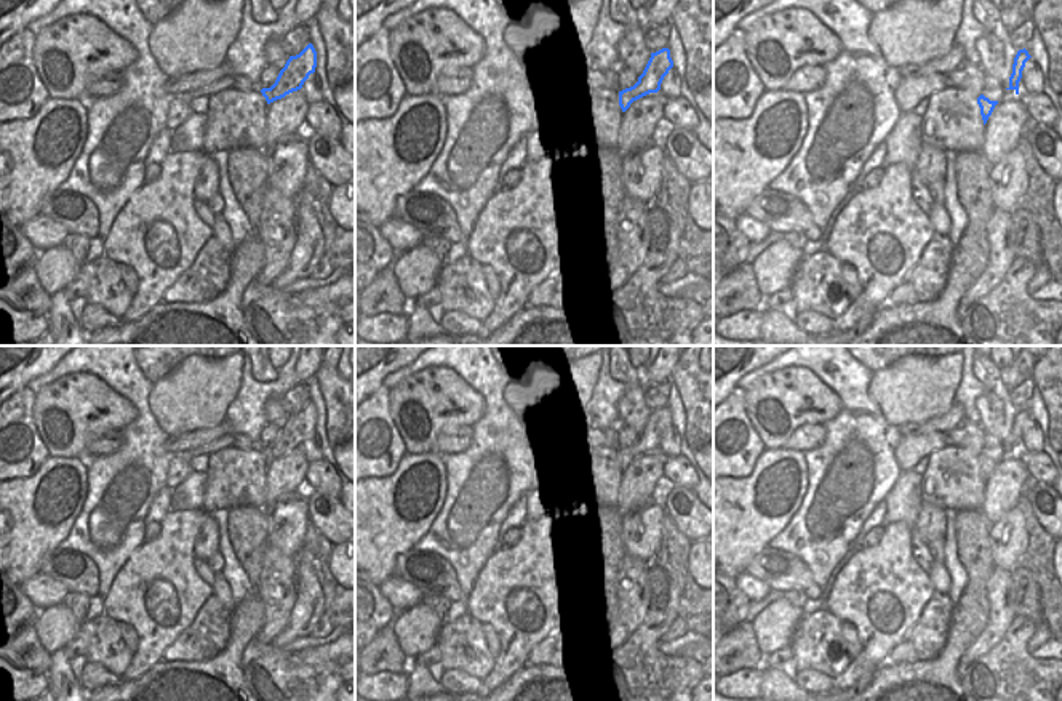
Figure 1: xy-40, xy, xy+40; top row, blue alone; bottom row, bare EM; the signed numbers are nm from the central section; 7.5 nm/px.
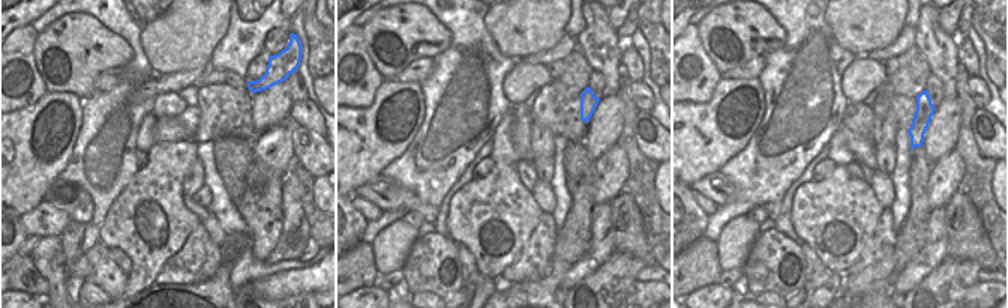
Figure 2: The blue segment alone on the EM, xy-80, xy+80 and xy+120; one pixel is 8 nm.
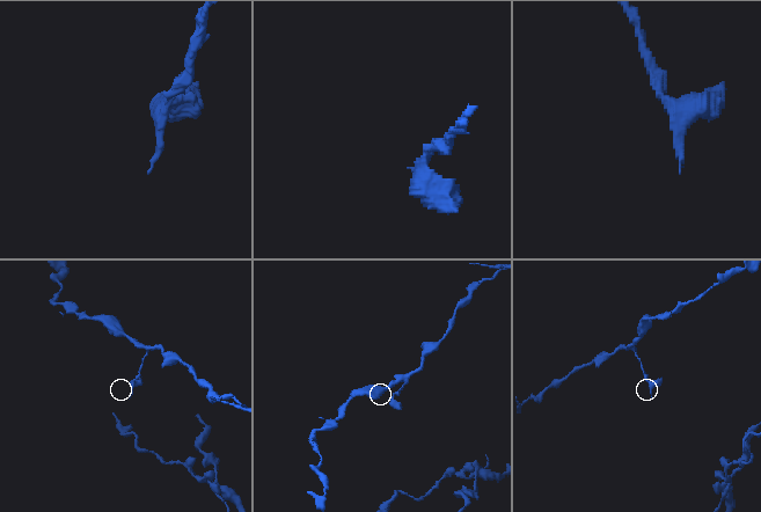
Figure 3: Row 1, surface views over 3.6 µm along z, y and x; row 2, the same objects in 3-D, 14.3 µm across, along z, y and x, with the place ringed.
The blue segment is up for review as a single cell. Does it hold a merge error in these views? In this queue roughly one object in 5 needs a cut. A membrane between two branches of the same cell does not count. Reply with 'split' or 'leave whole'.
leave whole

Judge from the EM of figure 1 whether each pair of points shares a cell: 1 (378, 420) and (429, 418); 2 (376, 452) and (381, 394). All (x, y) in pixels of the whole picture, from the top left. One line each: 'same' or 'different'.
1: different
2: same

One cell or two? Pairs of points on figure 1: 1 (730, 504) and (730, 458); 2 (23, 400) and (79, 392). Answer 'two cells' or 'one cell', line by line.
1: two cells
2: two cells

